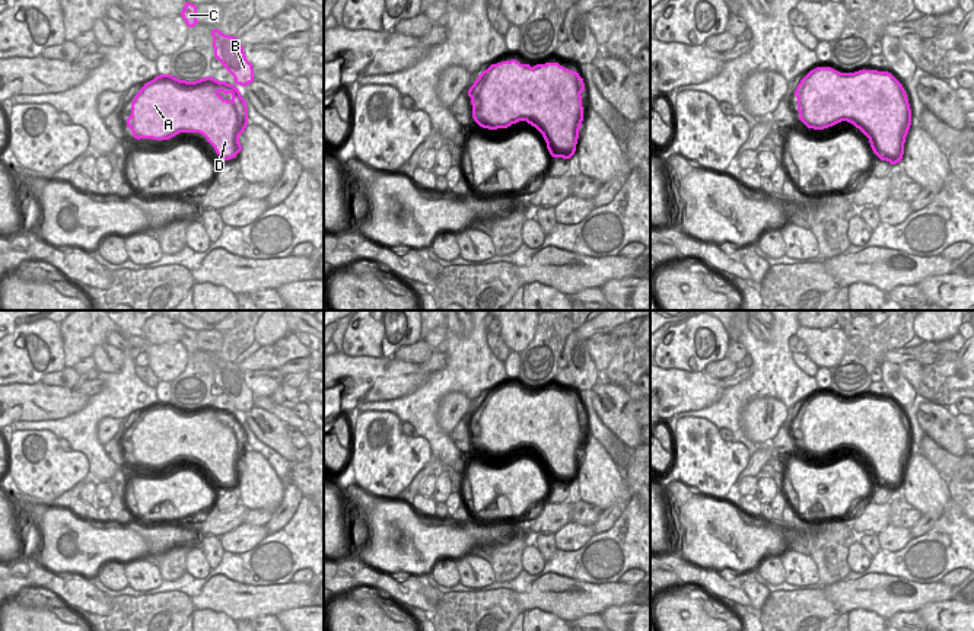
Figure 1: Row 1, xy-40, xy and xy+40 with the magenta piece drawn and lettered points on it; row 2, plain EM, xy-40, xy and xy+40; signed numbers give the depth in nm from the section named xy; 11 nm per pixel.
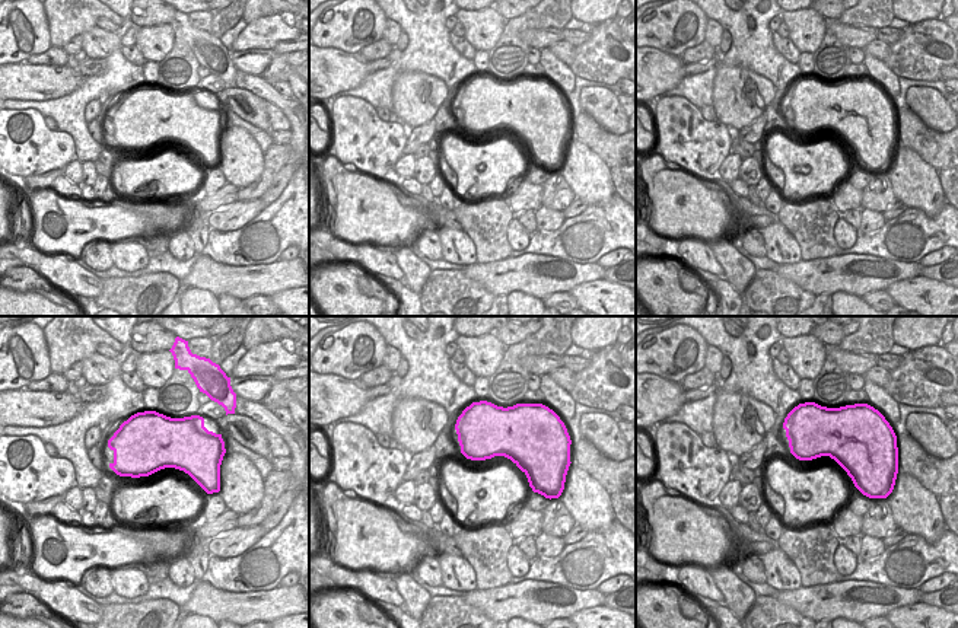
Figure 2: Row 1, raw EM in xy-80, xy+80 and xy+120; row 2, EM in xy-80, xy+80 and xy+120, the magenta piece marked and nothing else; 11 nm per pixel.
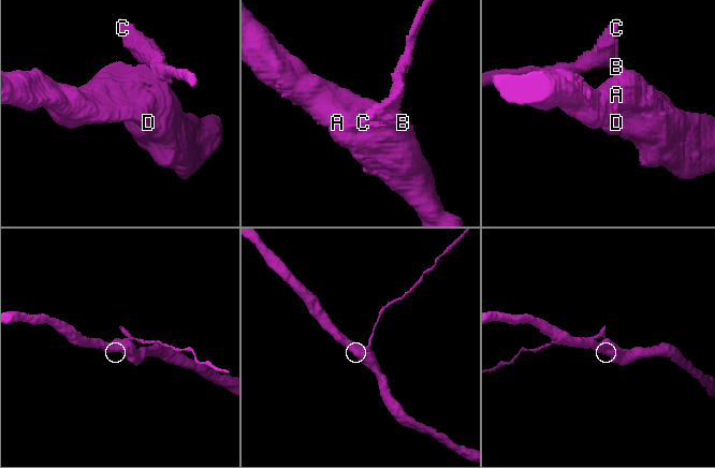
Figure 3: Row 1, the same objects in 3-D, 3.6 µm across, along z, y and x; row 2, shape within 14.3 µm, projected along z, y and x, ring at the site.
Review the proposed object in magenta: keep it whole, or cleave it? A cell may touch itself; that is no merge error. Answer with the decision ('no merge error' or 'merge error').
merge error

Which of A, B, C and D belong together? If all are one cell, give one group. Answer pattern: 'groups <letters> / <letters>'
groups A D / B C

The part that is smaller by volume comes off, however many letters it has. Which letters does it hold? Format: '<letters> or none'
B, C

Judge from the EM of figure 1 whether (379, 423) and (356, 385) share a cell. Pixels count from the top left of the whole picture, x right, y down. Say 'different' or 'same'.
different

